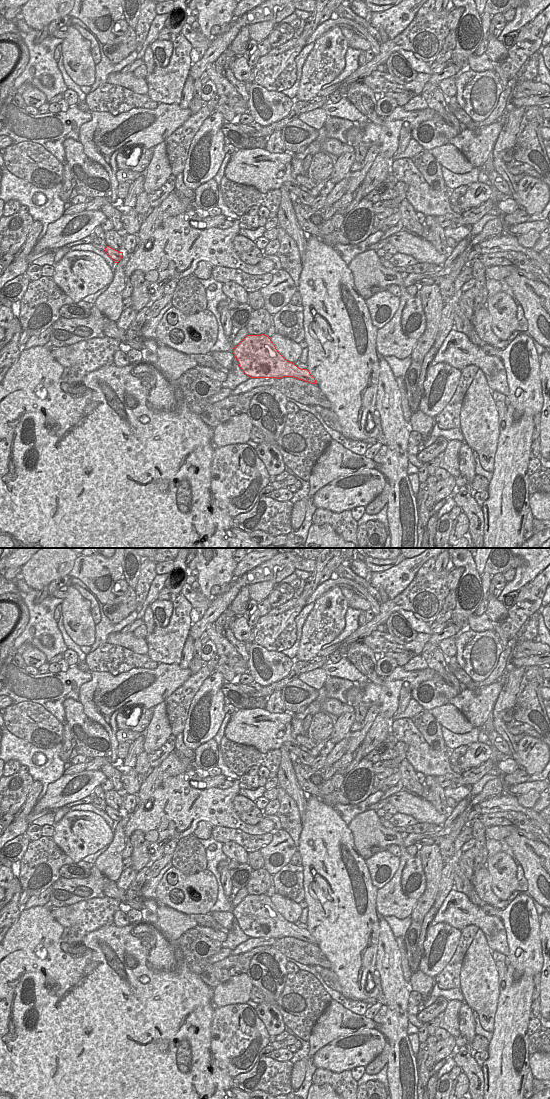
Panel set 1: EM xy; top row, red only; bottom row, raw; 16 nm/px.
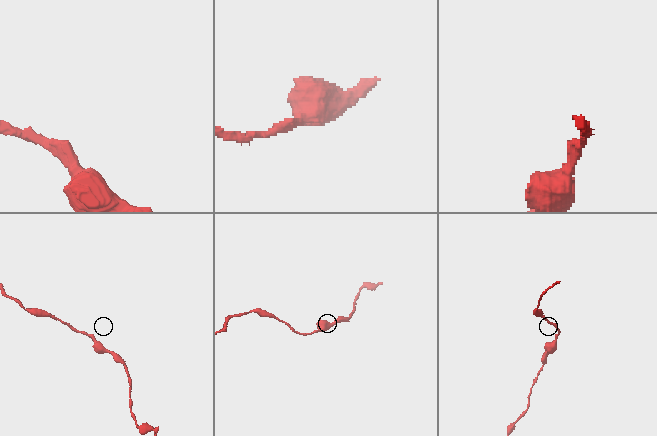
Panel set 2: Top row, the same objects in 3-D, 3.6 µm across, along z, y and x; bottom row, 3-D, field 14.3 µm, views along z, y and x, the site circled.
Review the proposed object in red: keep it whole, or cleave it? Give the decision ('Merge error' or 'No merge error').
No merge error

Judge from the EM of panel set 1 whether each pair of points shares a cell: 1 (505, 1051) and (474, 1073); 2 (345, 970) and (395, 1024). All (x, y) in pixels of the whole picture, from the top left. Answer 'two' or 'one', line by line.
1: two
2: two

